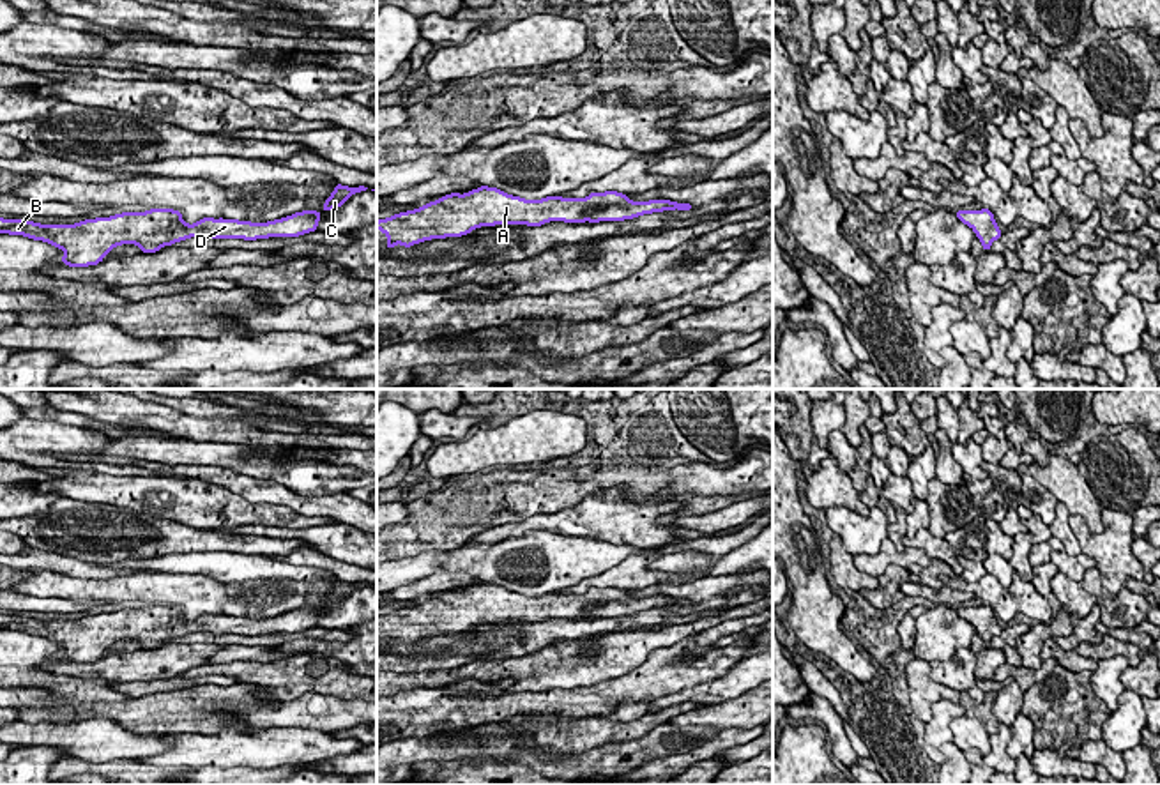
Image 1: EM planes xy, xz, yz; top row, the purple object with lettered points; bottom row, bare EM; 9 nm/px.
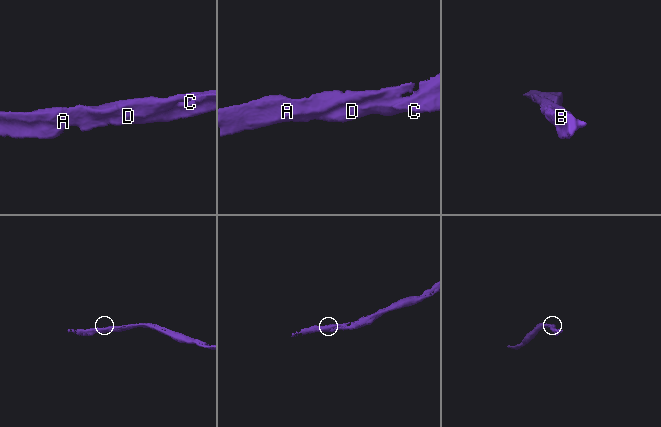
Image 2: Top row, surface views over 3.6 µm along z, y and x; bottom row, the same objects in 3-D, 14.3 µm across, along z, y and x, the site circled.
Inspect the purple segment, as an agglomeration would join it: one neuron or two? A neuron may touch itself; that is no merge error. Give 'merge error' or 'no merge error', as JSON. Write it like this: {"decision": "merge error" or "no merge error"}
{"decision": "no merge error"}

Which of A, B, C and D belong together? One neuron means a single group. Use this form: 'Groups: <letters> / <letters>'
Groups: A B C D

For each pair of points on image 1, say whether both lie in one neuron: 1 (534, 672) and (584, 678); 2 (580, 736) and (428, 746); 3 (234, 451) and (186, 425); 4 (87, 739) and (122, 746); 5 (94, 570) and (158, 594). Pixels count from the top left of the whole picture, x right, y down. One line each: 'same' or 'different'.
1: same
2: same
3: different
4: same
5: different

